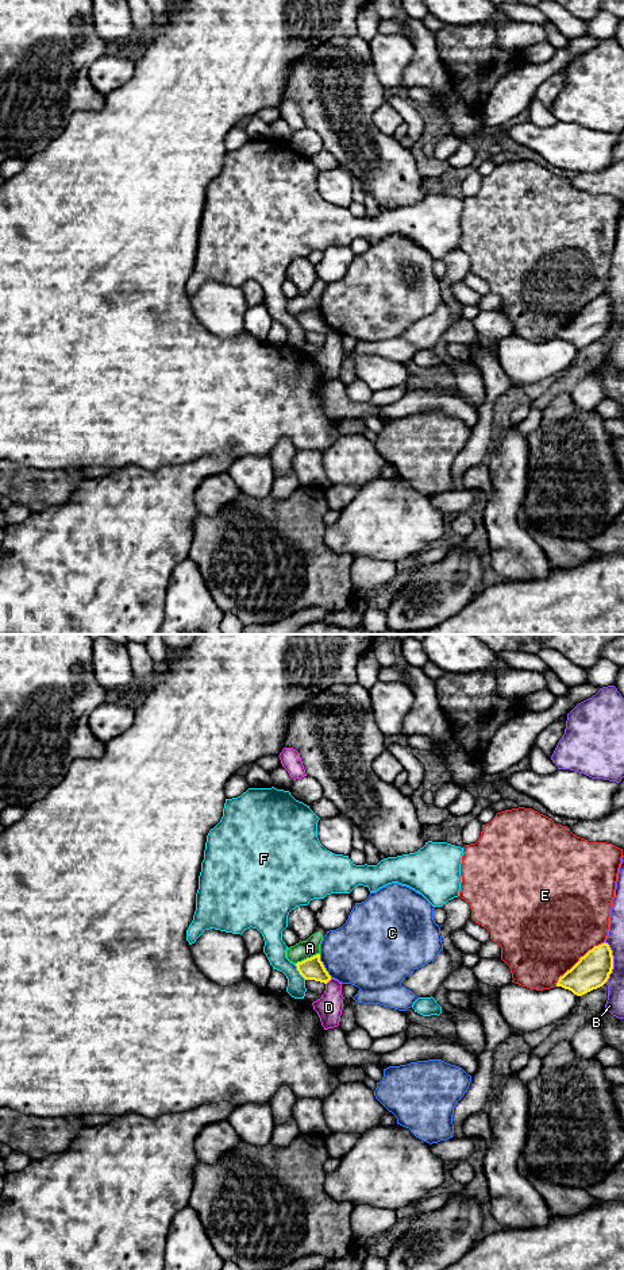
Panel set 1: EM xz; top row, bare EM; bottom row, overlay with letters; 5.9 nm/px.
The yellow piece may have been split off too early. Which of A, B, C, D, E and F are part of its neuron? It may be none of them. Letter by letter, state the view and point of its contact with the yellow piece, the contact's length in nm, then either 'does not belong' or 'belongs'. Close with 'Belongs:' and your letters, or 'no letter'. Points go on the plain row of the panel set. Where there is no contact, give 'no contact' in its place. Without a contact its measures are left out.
A: xz (307, 311) | 160 nm | does not belong
B: xz (612, 315) | 240 nm | does not belong
C: xz (323, 319) | 160 nm | does not belong
D: xz (328, 332) | 50 nm | does not belong
E: xz (578, 313) | 400 nm | does not belong
F: xz (299, 323) | 120 nm | does not belong
Belongs: no letter

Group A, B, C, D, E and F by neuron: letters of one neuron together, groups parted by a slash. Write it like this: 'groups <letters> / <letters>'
groups A / B / C / D / E / F

